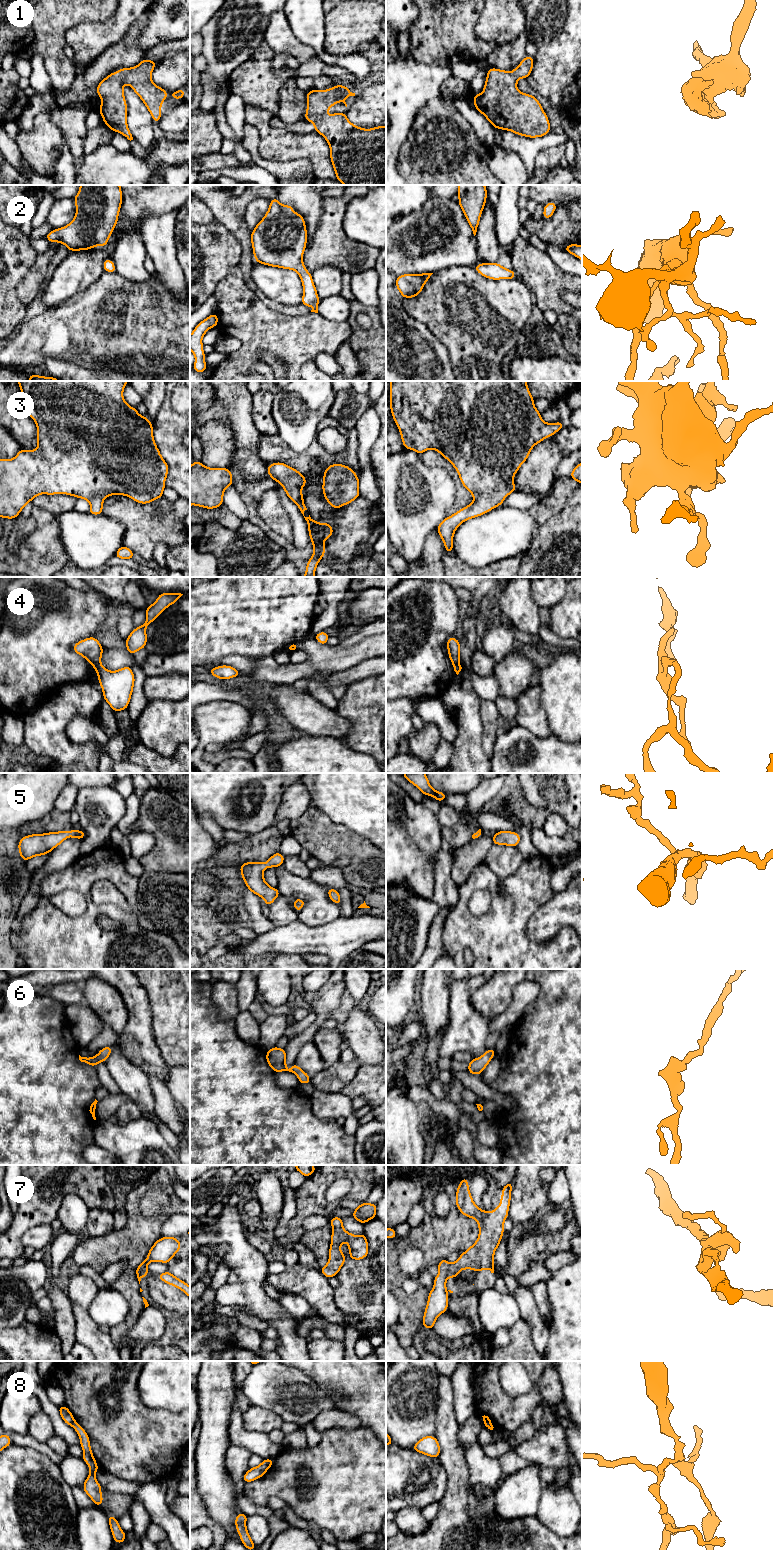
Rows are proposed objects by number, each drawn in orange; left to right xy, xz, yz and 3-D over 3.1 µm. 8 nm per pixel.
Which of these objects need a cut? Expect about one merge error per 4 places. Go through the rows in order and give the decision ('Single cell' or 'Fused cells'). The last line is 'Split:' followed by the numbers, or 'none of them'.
1: Single cell
2: Single cell
3: Single cell
4: Fused cells
5: Single cell
6: Single cell
7: Fused cells
8: Fused cells
Split: 4, 7, 8

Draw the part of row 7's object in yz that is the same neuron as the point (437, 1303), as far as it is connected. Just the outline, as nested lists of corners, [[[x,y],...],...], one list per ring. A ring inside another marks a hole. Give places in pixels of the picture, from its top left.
[[[442,1259],[438,1264],[439,1273],[433,1279],[434,1286],[429,1291],[428,1302],[424,1311],[422,1327],[433,1329],[436,1319],[448,1310],[448,1295],[446,1289],[447,1272],[449,1267],[447,1259]]]

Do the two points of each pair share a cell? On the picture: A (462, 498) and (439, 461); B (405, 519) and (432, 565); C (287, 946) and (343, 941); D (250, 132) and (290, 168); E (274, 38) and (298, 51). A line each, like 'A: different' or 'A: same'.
A: same
B: different
C: same
D: same
E: same

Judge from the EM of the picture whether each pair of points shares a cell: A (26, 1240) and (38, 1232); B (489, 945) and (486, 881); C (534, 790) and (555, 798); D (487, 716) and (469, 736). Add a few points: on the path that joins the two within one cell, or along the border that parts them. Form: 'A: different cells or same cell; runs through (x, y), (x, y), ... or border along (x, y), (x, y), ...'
A: same cell; runs through (29, 1239), (35, 1235)
B: same cell; runs through (496, 929), (496, 897)
C: same cell; runs through (539, 790), (547, 790), (550, 793)
D: different cells; border along (482, 700), (480, 707), (483, 728), (481, 745)

